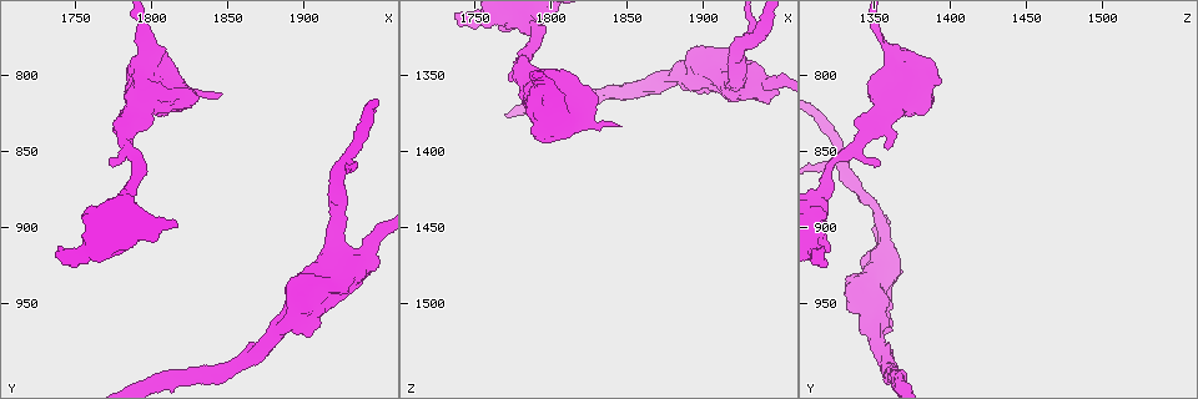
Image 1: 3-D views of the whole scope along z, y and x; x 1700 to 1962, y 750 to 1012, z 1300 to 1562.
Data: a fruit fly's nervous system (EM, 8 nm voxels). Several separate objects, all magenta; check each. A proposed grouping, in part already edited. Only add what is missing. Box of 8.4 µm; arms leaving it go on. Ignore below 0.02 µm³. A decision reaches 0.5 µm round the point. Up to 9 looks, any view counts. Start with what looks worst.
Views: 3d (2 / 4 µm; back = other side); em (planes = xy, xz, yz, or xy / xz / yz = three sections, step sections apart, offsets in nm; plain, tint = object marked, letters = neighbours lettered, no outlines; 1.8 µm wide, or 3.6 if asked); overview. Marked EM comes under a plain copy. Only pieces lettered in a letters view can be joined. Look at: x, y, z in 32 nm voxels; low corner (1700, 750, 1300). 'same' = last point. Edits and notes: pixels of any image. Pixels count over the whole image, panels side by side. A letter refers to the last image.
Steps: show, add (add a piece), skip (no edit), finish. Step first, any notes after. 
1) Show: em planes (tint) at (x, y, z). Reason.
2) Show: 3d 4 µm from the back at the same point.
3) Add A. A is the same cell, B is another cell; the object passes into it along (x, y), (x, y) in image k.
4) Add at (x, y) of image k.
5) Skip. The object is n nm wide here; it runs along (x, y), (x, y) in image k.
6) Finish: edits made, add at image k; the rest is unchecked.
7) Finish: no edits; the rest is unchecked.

Show: em xz step 16 (letters) at (1844, 812, 1382). An open end.

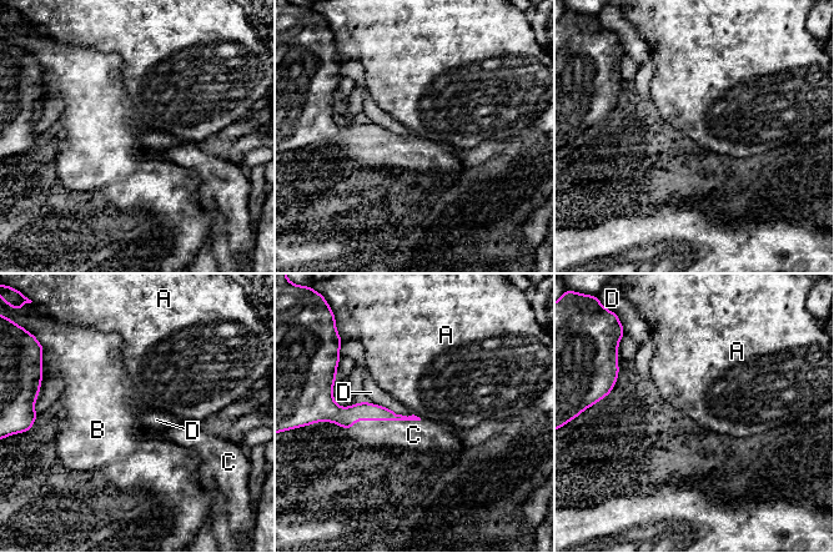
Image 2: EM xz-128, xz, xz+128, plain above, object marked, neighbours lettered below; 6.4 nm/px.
Show: em planes (letters) at the same point. Another direction.

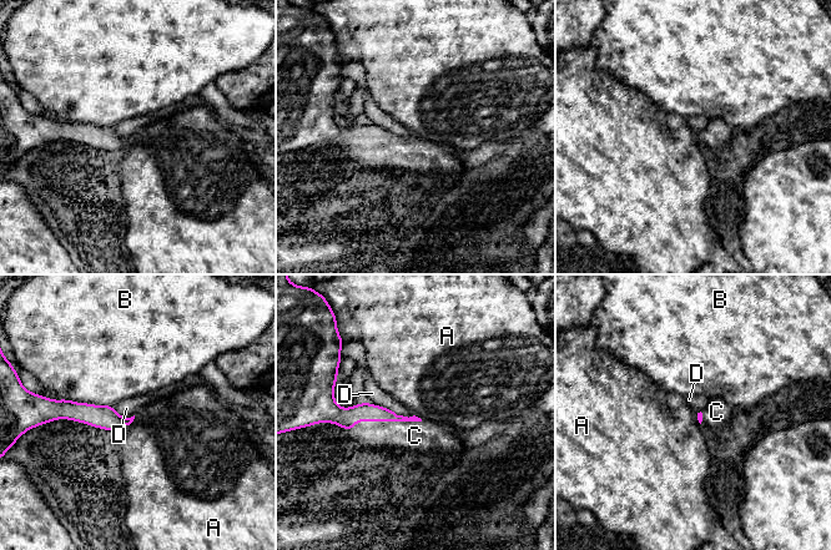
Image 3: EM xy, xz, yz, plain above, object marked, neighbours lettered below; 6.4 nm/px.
Add C. C is the same cell, A, B and D are other cells; the neuron continues.

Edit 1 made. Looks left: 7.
Show: overview.

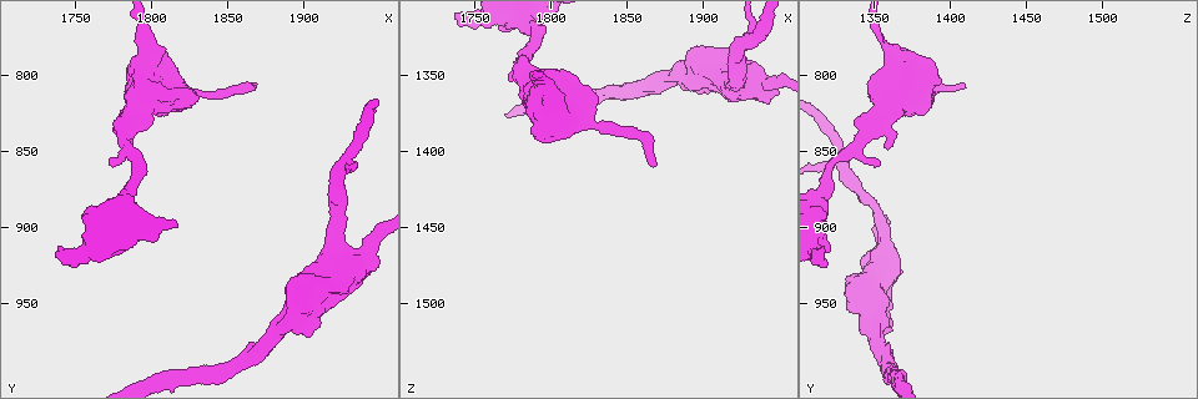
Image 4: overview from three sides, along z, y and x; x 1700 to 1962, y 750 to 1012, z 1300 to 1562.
Show: em yz step 8 (tint) at (1772, 856, 1352). Branch stops here.

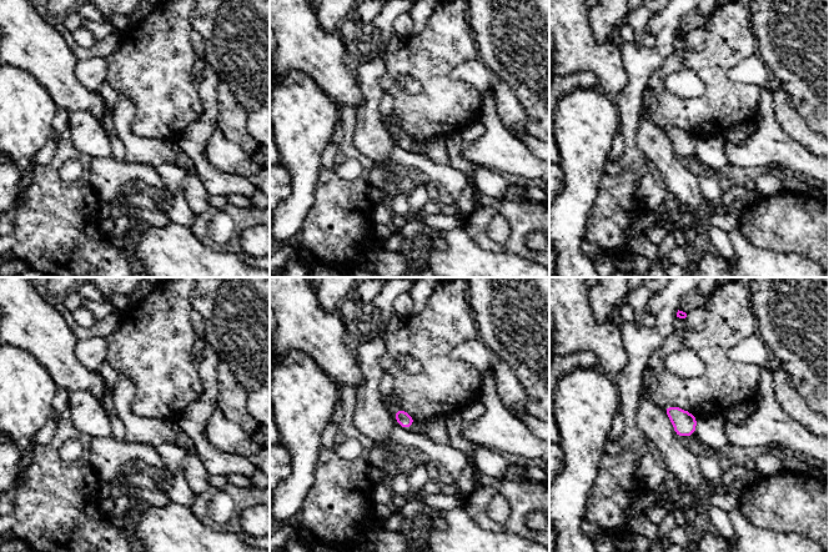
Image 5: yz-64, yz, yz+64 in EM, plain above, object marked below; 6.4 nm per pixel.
Show: em planes (letters) at the same point.

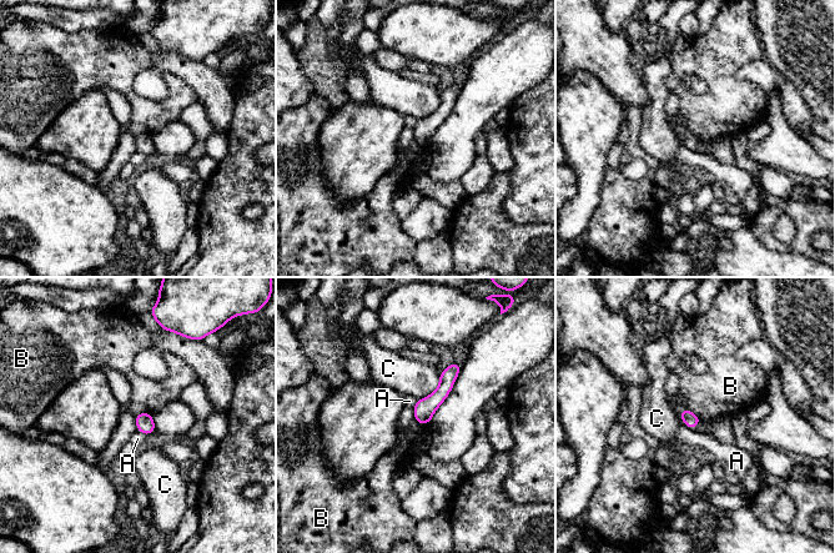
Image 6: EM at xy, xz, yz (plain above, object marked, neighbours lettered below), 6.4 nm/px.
Skip. A, B and C are other cells; none of them fits.

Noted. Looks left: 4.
Show: 3d 4 µm at (1888, 962, 1350). Calibre changes.

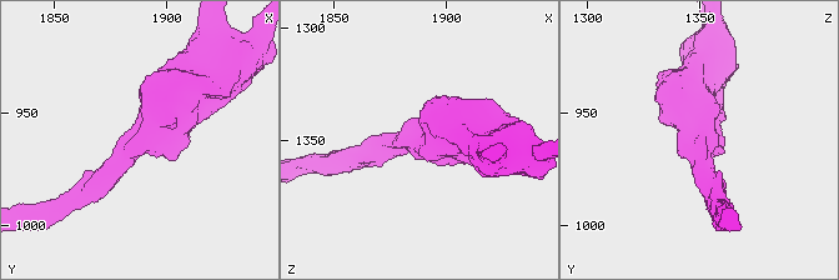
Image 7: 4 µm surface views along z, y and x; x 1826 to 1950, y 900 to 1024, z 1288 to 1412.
Show: em 3.6 µm xy step 16 (tint) at (1889, 962, 1351). Now the EM.

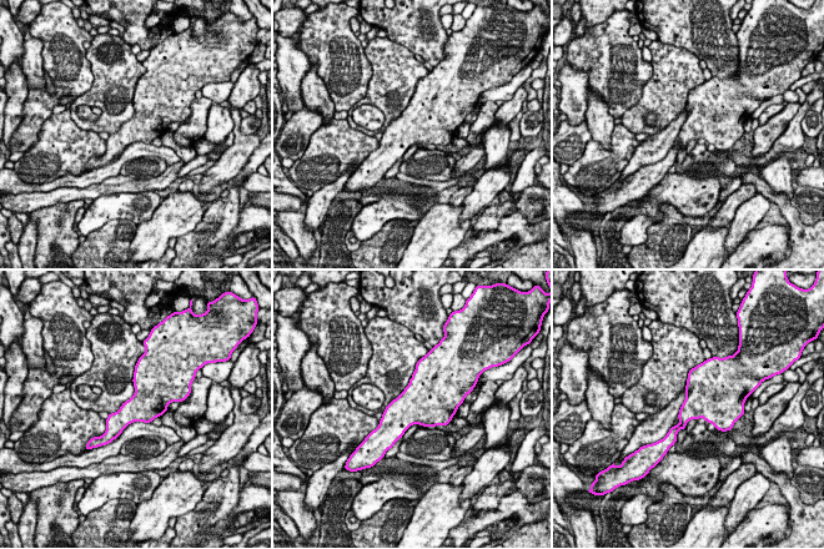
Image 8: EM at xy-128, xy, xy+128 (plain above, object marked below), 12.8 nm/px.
Show: em 3.6 µm planes (letters) at the same point. Cut it another way.

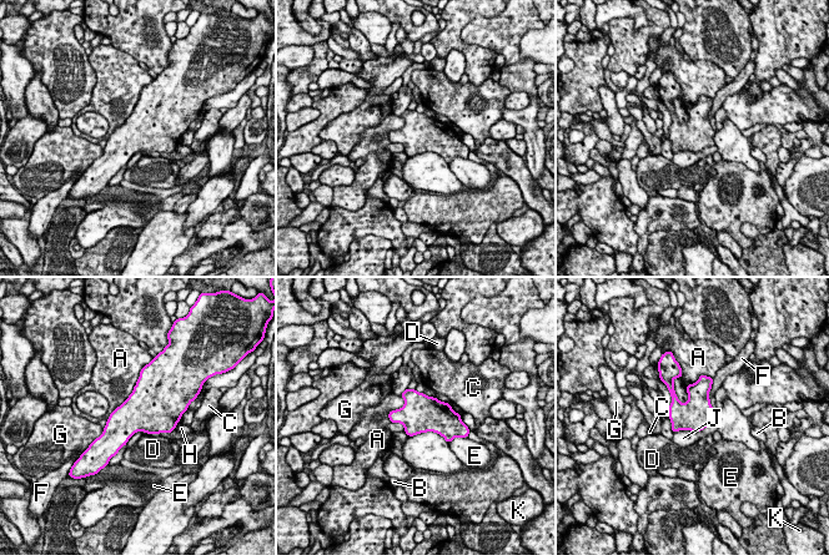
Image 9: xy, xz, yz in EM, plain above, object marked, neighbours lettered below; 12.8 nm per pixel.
Skip. The longest contact is with J, 550 nm; A, B, C, D, E, F, G, H, J and K are other cells; a border runs along (712, 377), (678, 400) in image 9; no lettered piece goes on from it.

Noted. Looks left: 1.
Finish: edits made, add at image 3; the rest is unchecked.

